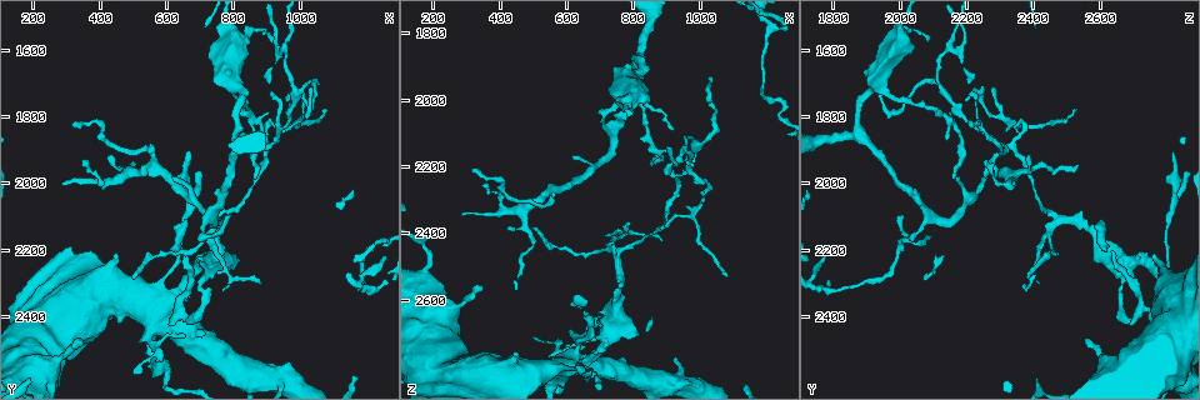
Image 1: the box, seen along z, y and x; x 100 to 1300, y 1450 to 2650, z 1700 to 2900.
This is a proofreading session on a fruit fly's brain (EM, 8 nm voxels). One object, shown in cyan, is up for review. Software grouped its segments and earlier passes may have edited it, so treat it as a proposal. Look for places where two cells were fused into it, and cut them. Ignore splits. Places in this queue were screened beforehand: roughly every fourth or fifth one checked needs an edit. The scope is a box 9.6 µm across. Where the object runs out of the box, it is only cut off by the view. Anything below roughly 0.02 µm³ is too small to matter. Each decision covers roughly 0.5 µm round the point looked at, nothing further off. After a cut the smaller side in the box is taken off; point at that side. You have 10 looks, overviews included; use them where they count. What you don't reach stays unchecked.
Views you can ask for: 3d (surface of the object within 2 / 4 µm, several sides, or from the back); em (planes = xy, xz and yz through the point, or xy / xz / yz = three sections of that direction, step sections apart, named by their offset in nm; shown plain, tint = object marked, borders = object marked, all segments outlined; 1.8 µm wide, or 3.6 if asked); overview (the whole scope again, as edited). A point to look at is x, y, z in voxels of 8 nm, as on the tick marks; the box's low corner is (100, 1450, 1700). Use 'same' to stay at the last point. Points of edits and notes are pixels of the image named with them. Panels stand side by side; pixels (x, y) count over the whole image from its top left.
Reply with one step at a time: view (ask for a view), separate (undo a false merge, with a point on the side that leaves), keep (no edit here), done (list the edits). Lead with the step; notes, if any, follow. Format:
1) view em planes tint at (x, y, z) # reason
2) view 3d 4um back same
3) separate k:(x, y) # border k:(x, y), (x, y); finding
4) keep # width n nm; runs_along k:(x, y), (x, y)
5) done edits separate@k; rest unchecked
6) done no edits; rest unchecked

view 3d 4um back at (670, 2070, 2820) # sudden change in width

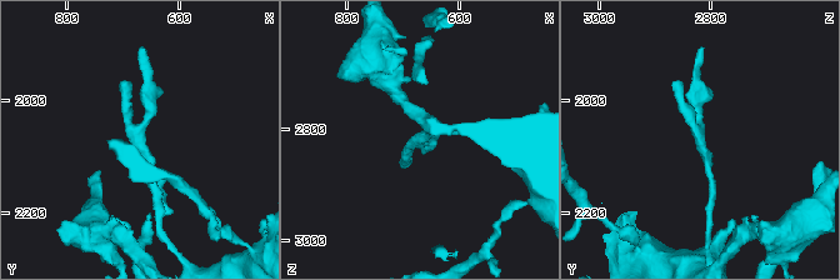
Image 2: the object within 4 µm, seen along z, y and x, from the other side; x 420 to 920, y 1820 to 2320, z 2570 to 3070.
view em planes tint at (675, 2075, 2815) # need the tissue

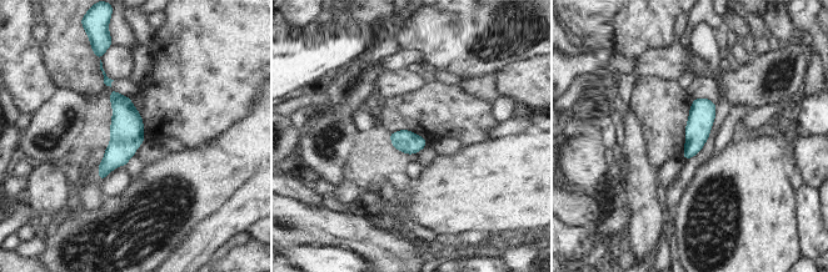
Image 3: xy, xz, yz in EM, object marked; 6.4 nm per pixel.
keep # width 140 nm; runs_along 3:(108, 81), (121, 149), (101, 175); one cell here

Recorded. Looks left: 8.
view 3d 4um back at (740, 2110, 2470) # abrupt turn

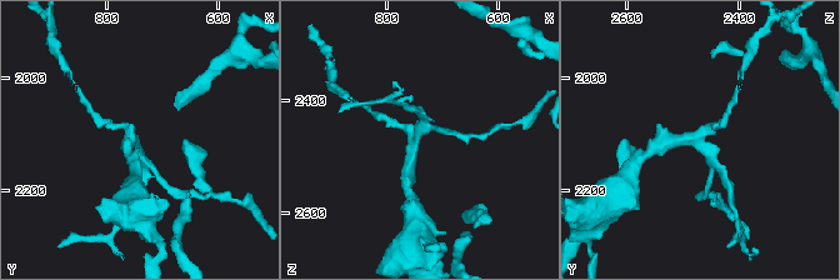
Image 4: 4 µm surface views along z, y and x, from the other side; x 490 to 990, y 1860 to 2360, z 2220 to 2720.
view em planes tint at (750, 2105, 2470)

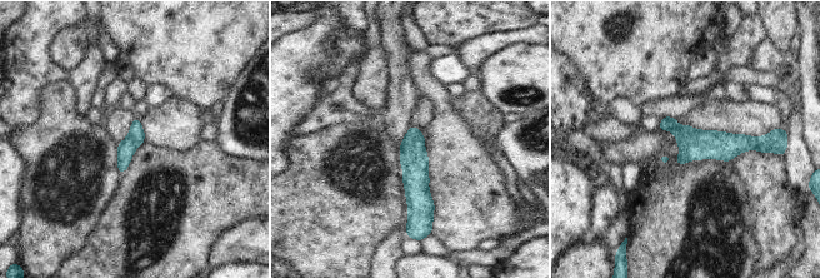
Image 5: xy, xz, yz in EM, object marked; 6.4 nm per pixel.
keep # runs_along 5:(663, 124), (693, 143), (765, 147); one cell here

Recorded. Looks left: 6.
view 3d 2um at (420, 1990, 2340)

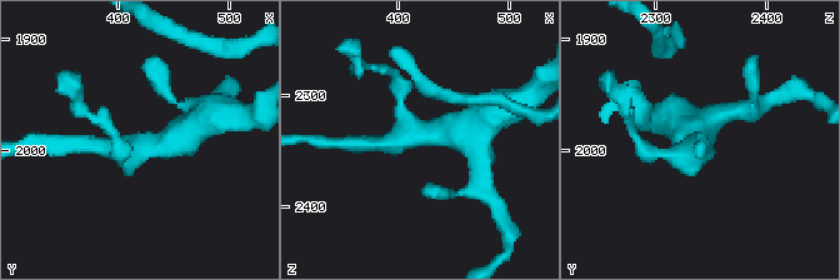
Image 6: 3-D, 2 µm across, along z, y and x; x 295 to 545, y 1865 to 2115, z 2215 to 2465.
view em xz step 8 tint at (426, 1992, 2334) # shape alone is not enough

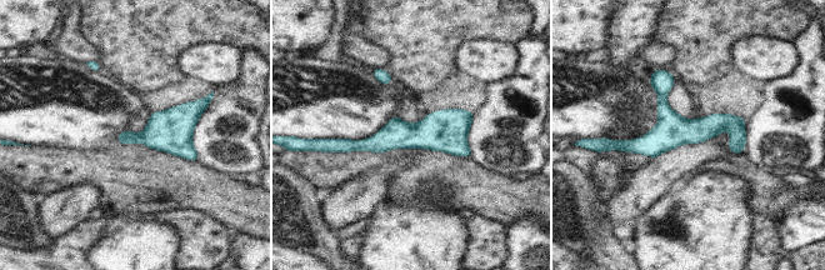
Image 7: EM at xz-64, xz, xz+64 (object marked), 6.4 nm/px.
view em planes tint same

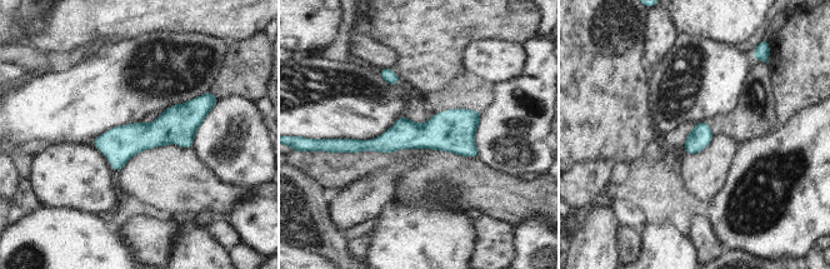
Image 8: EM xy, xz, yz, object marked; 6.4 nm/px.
keep # runs_along 8:(476, 115), (454, 130), (345, 148); one cell here

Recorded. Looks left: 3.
view 3d 4um at (980, 1730, 2140) # sharp bend

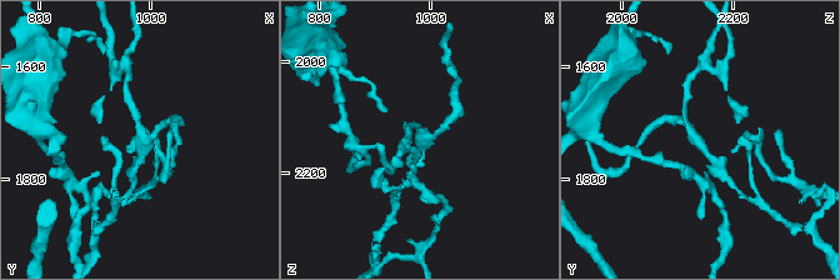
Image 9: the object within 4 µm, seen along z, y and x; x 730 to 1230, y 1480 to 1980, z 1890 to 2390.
view em planes tint at (980, 1730, 2130) # arms 3

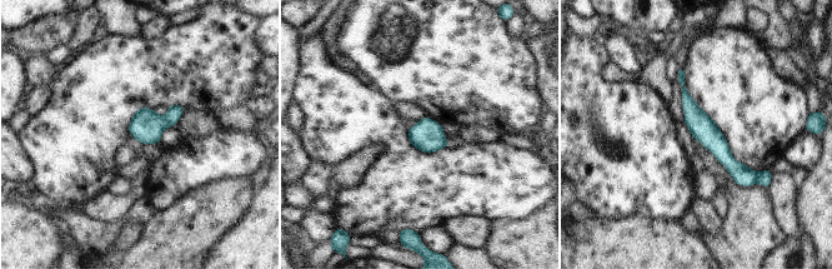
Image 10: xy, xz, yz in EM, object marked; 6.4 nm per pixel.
separate 10:(741, 174) # width 160 nm; two cells meet here

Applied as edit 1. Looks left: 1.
done edits separate@10; rest unchecked

